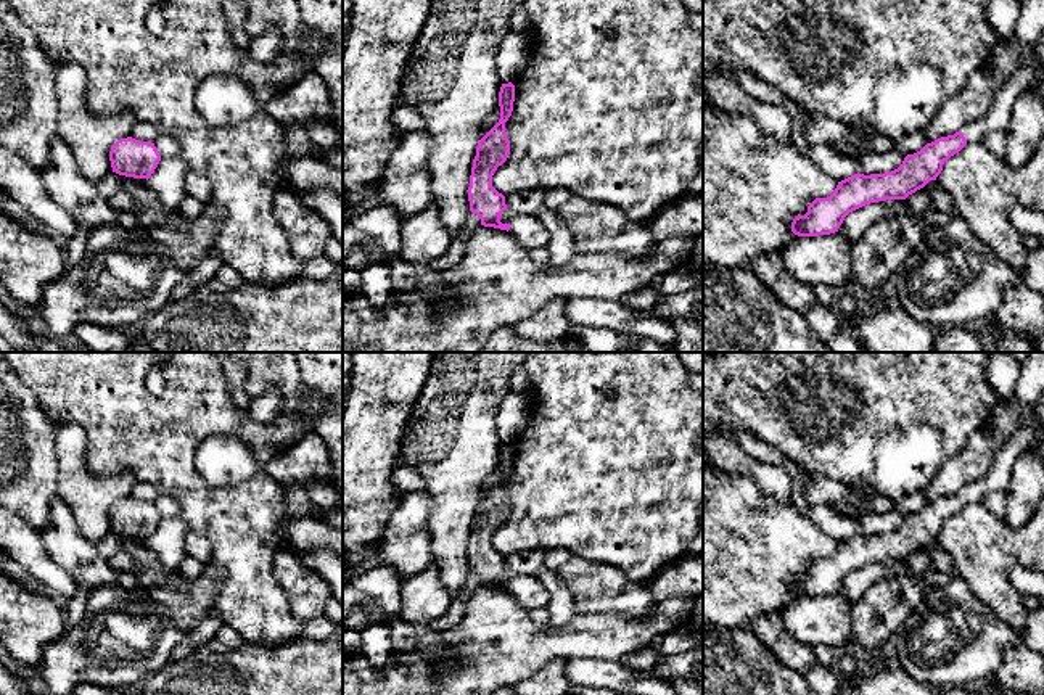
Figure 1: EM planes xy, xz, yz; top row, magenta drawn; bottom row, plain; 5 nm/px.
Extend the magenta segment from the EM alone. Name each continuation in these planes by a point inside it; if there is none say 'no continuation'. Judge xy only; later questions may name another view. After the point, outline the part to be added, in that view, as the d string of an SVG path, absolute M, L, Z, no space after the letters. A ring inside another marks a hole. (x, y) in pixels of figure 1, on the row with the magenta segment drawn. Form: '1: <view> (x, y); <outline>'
no continuation

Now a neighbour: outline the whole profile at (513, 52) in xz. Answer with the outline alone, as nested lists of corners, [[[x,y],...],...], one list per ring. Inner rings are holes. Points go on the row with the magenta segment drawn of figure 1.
[[[508,29],[497,50],[497,72],[502,84],[515,82],[529,63],[528,34]]]

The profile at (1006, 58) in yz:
[[[1013,35],[994,42],[991,53],[975,71],[967,87],[949,100],[922,130],[927,143],[954,135],[968,122],[981,119],[997,90],[1013,77],[1023,64],[1023,48]]]

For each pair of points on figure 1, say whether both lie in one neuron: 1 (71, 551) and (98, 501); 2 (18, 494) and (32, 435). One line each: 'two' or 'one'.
1: two
2: one

